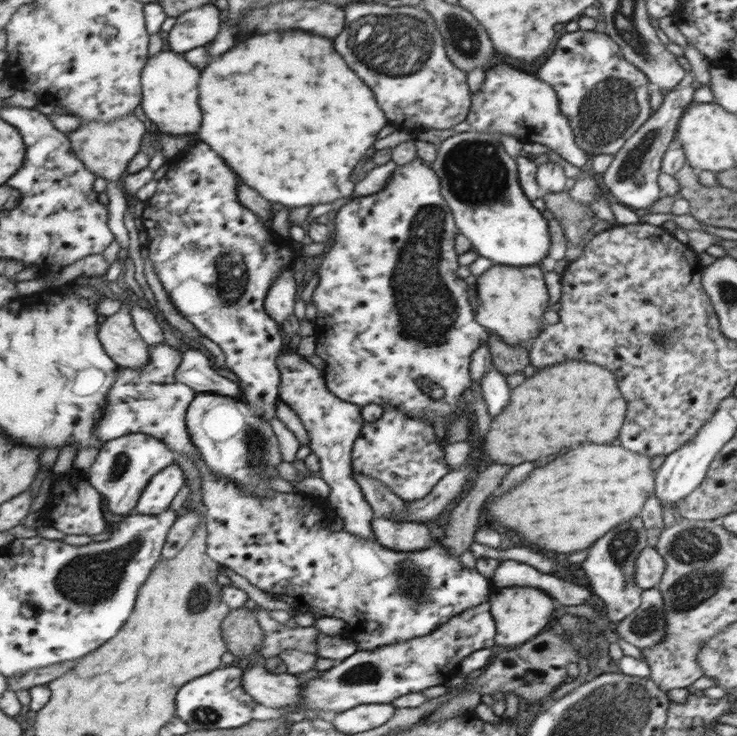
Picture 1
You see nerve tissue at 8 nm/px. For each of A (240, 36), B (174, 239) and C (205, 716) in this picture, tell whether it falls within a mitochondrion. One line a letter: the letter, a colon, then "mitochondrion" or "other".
A: other
B: other
C: mitochondrion

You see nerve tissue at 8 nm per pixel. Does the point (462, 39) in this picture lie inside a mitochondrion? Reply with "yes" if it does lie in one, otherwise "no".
yes

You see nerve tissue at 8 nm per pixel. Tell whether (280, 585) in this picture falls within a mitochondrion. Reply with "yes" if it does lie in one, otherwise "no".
no

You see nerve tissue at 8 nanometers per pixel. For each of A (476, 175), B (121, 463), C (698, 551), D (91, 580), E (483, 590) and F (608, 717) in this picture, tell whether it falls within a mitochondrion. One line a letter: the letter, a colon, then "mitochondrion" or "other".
A: mitochondrion
B: mitochondrion
C: mitochondrion
D: mitochondrion
E: other
F: mitochondrion

